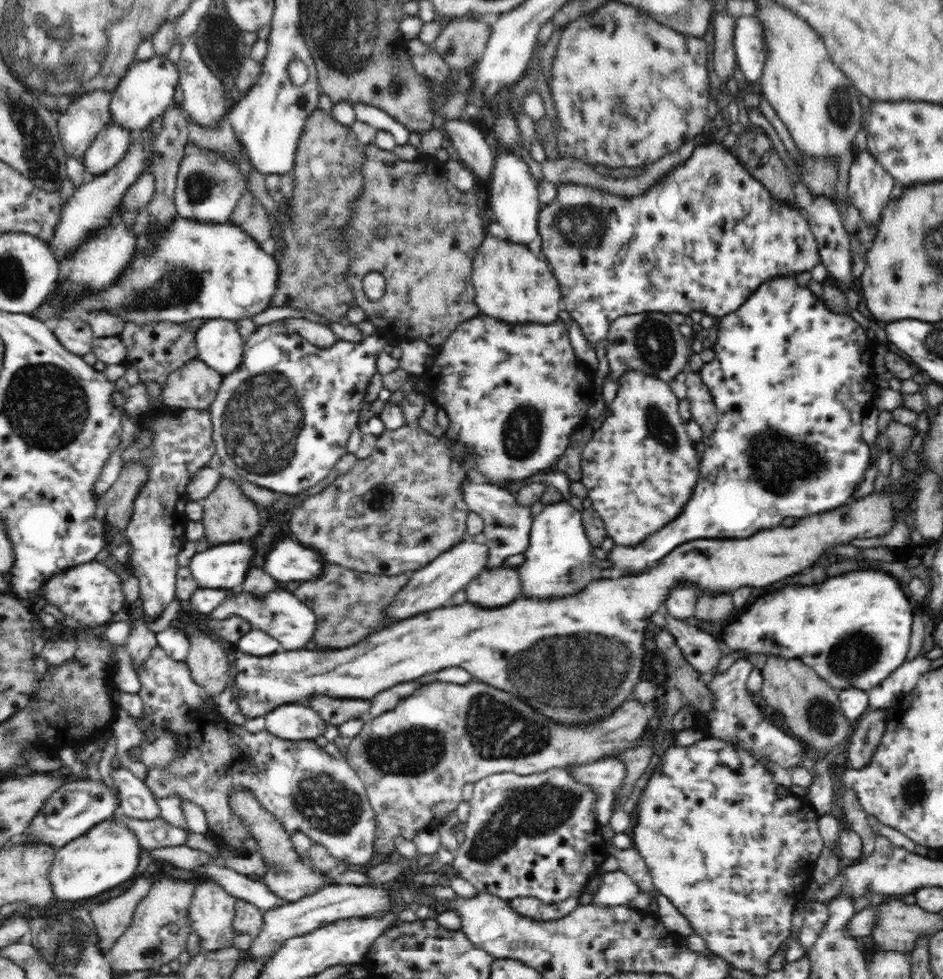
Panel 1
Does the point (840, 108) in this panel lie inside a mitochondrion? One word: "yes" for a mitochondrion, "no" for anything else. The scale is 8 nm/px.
yes

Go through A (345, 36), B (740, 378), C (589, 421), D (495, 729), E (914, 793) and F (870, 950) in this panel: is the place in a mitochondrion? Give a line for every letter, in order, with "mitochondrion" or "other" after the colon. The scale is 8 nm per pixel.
A: mitochondrion
B: other
C: other
D: mitochondrion
E: mitochondrion
F: other

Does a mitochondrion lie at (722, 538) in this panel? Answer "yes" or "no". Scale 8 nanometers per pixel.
no

